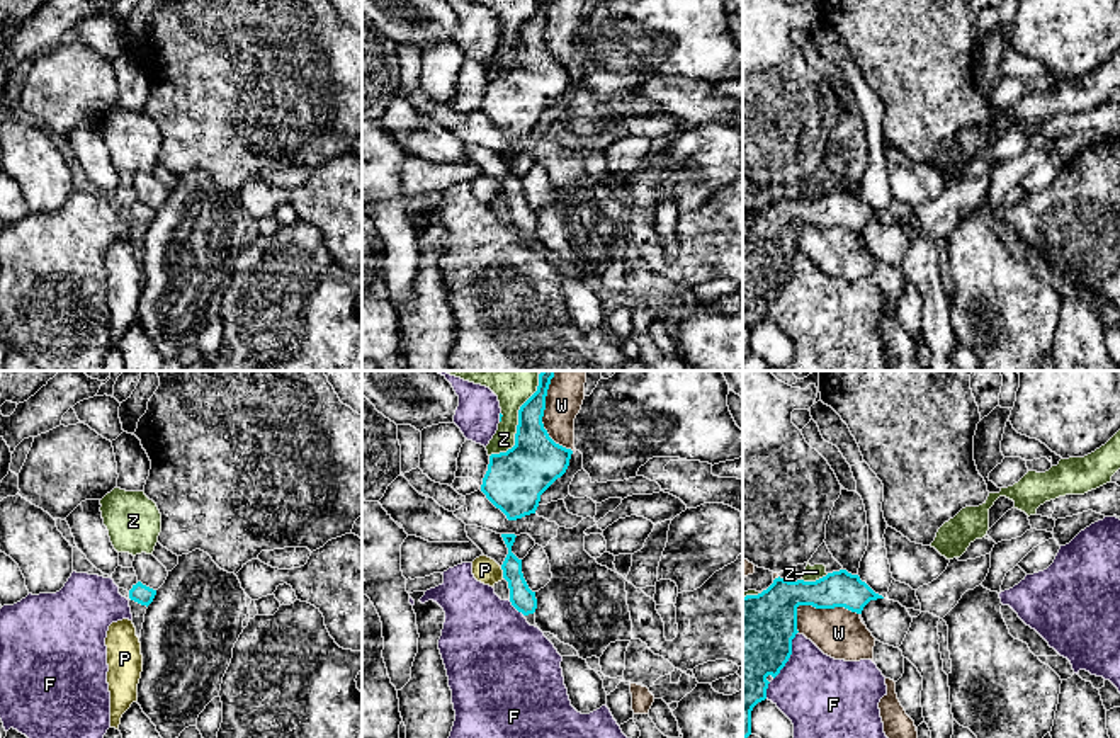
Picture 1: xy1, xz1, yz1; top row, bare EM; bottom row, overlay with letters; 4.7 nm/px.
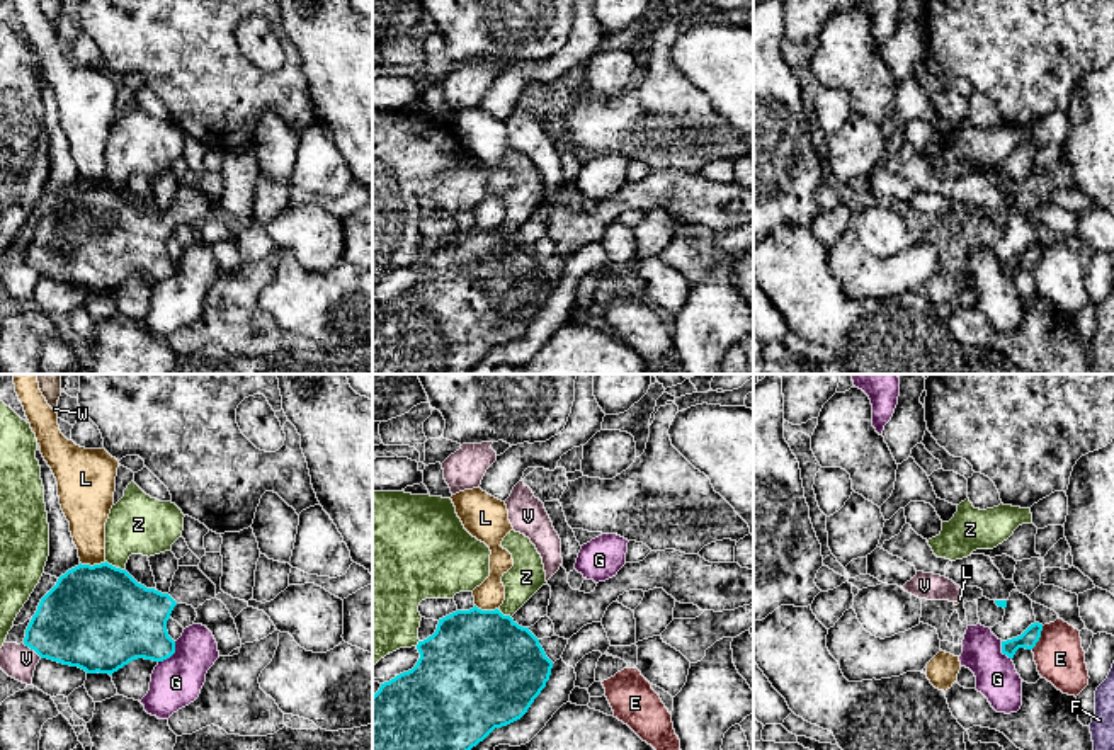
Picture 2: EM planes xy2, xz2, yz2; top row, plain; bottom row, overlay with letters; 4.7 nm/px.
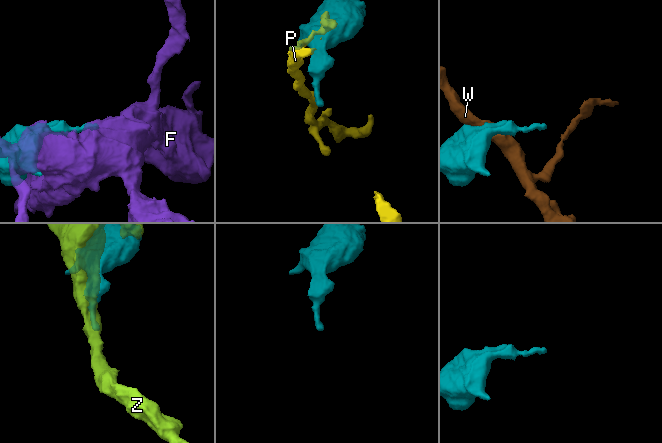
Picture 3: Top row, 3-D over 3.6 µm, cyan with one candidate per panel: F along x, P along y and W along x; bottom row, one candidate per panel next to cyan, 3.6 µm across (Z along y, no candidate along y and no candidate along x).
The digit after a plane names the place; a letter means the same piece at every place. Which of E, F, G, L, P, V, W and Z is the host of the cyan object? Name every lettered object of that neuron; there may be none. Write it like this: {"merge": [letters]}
{"merge": []}

